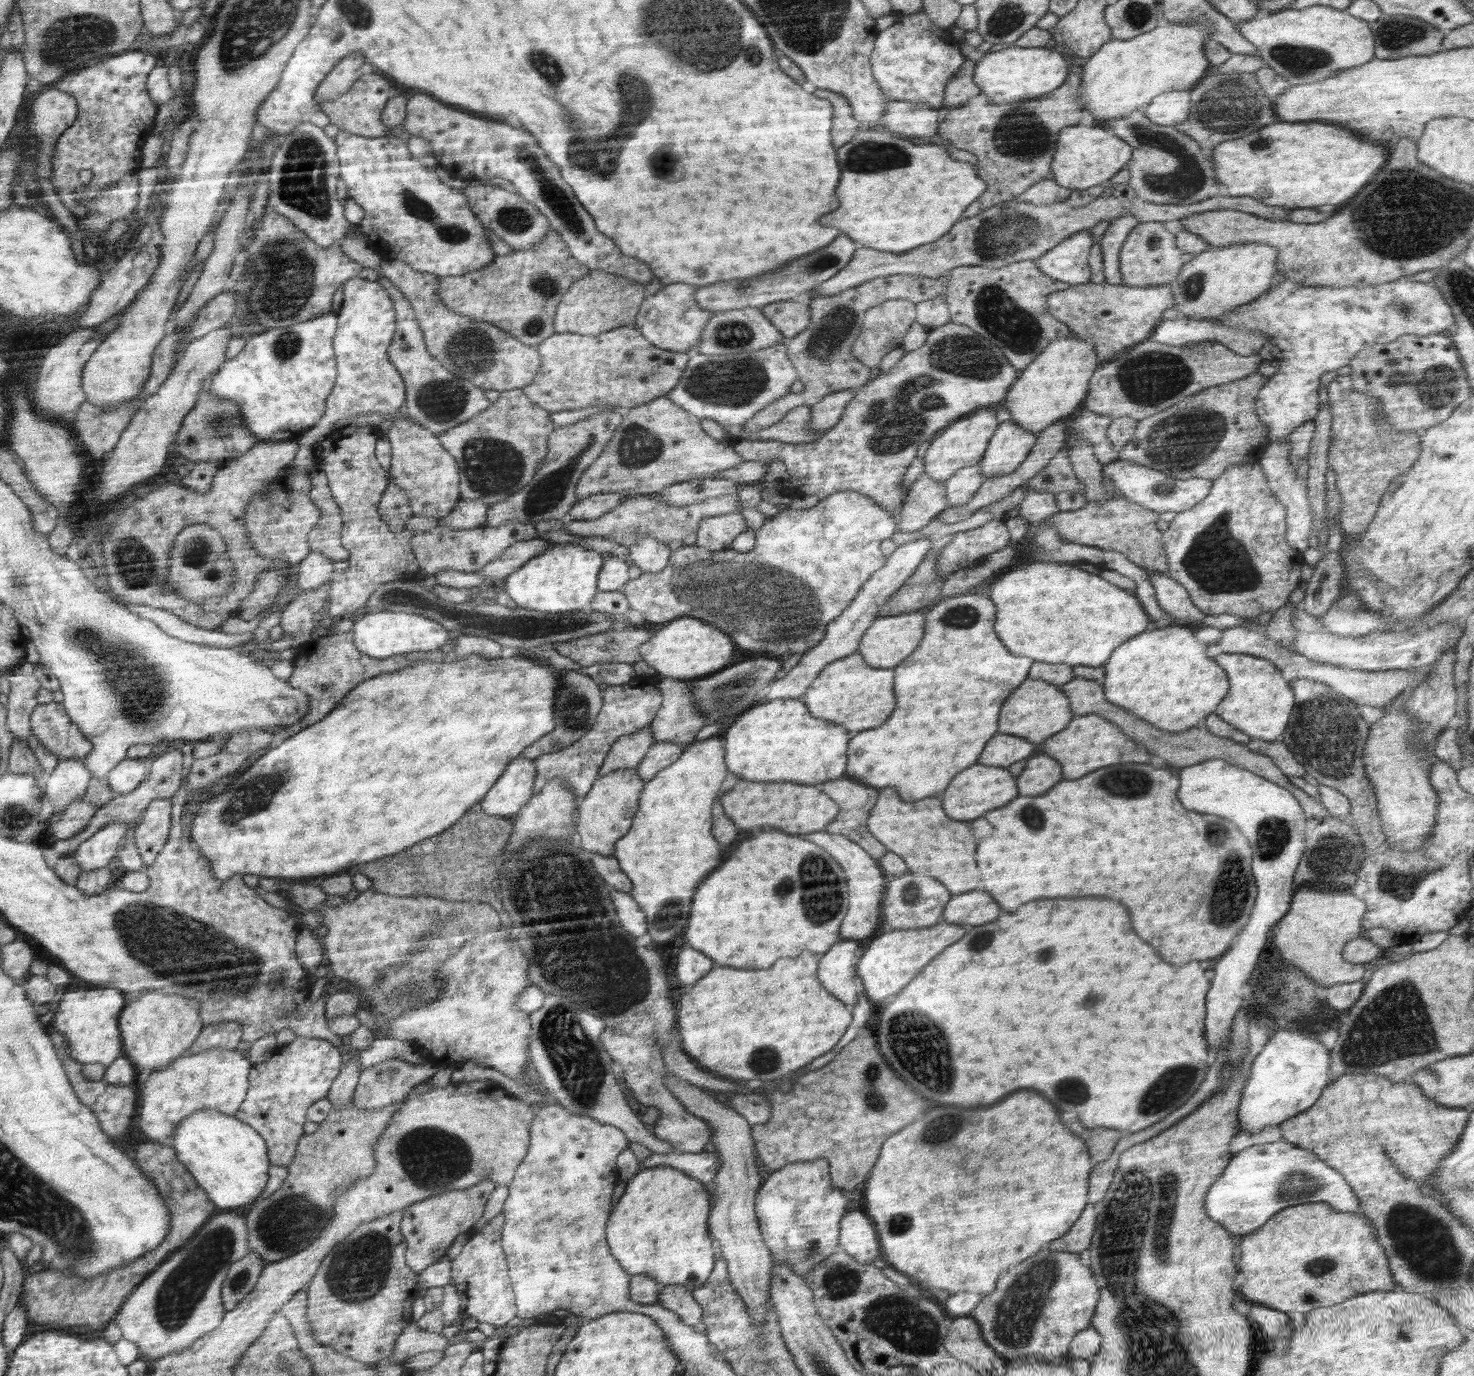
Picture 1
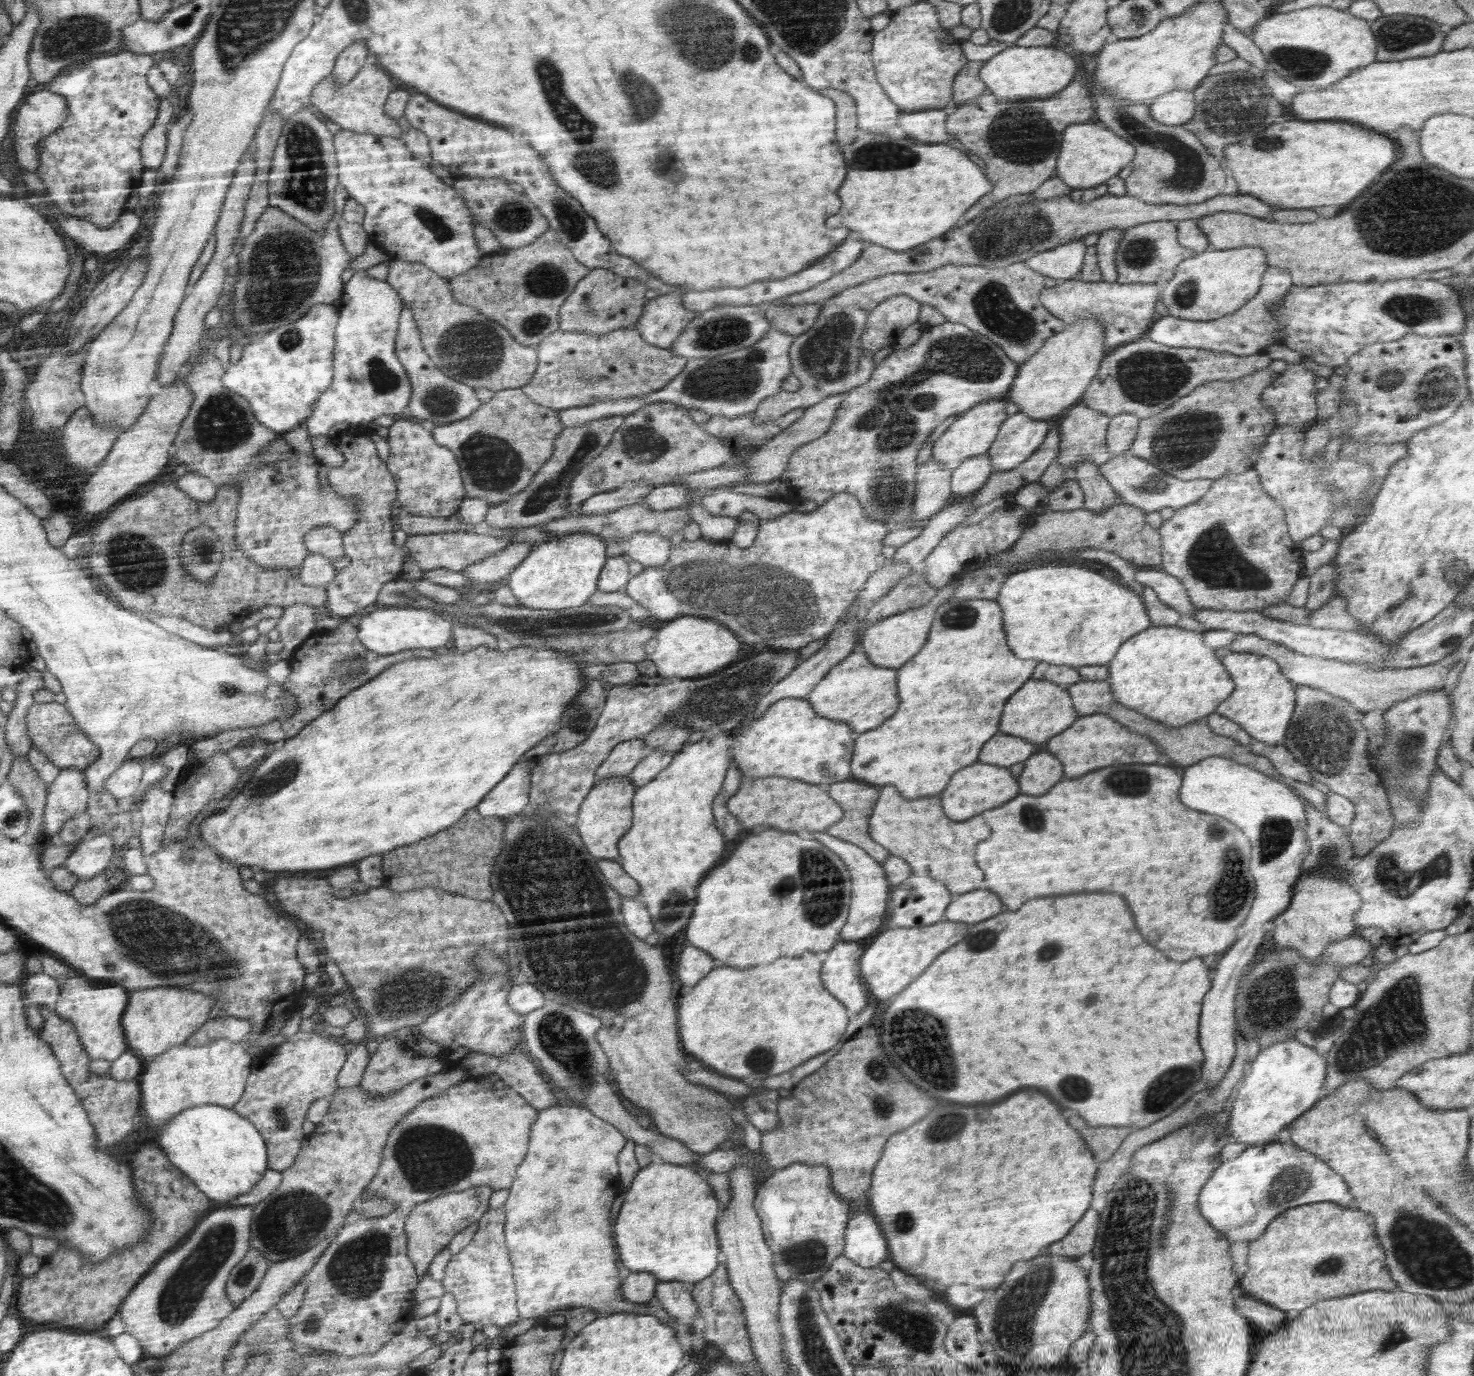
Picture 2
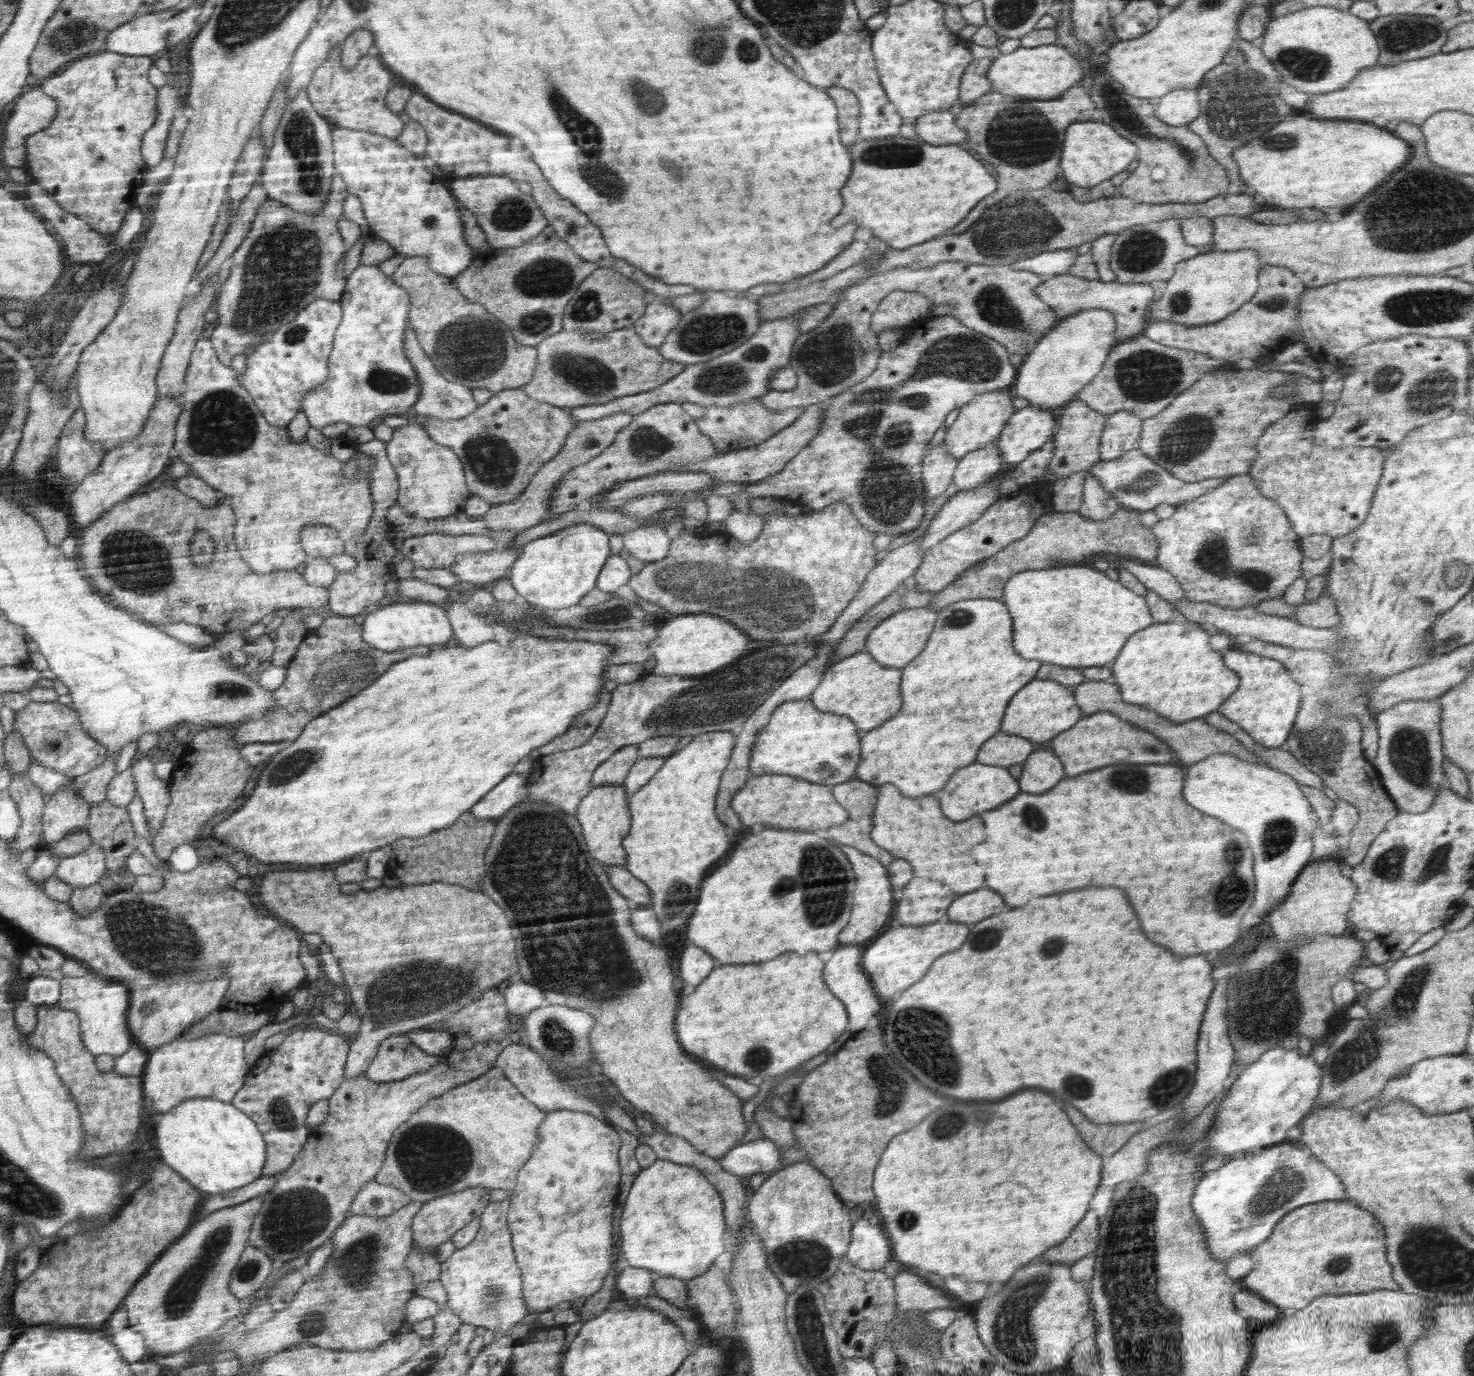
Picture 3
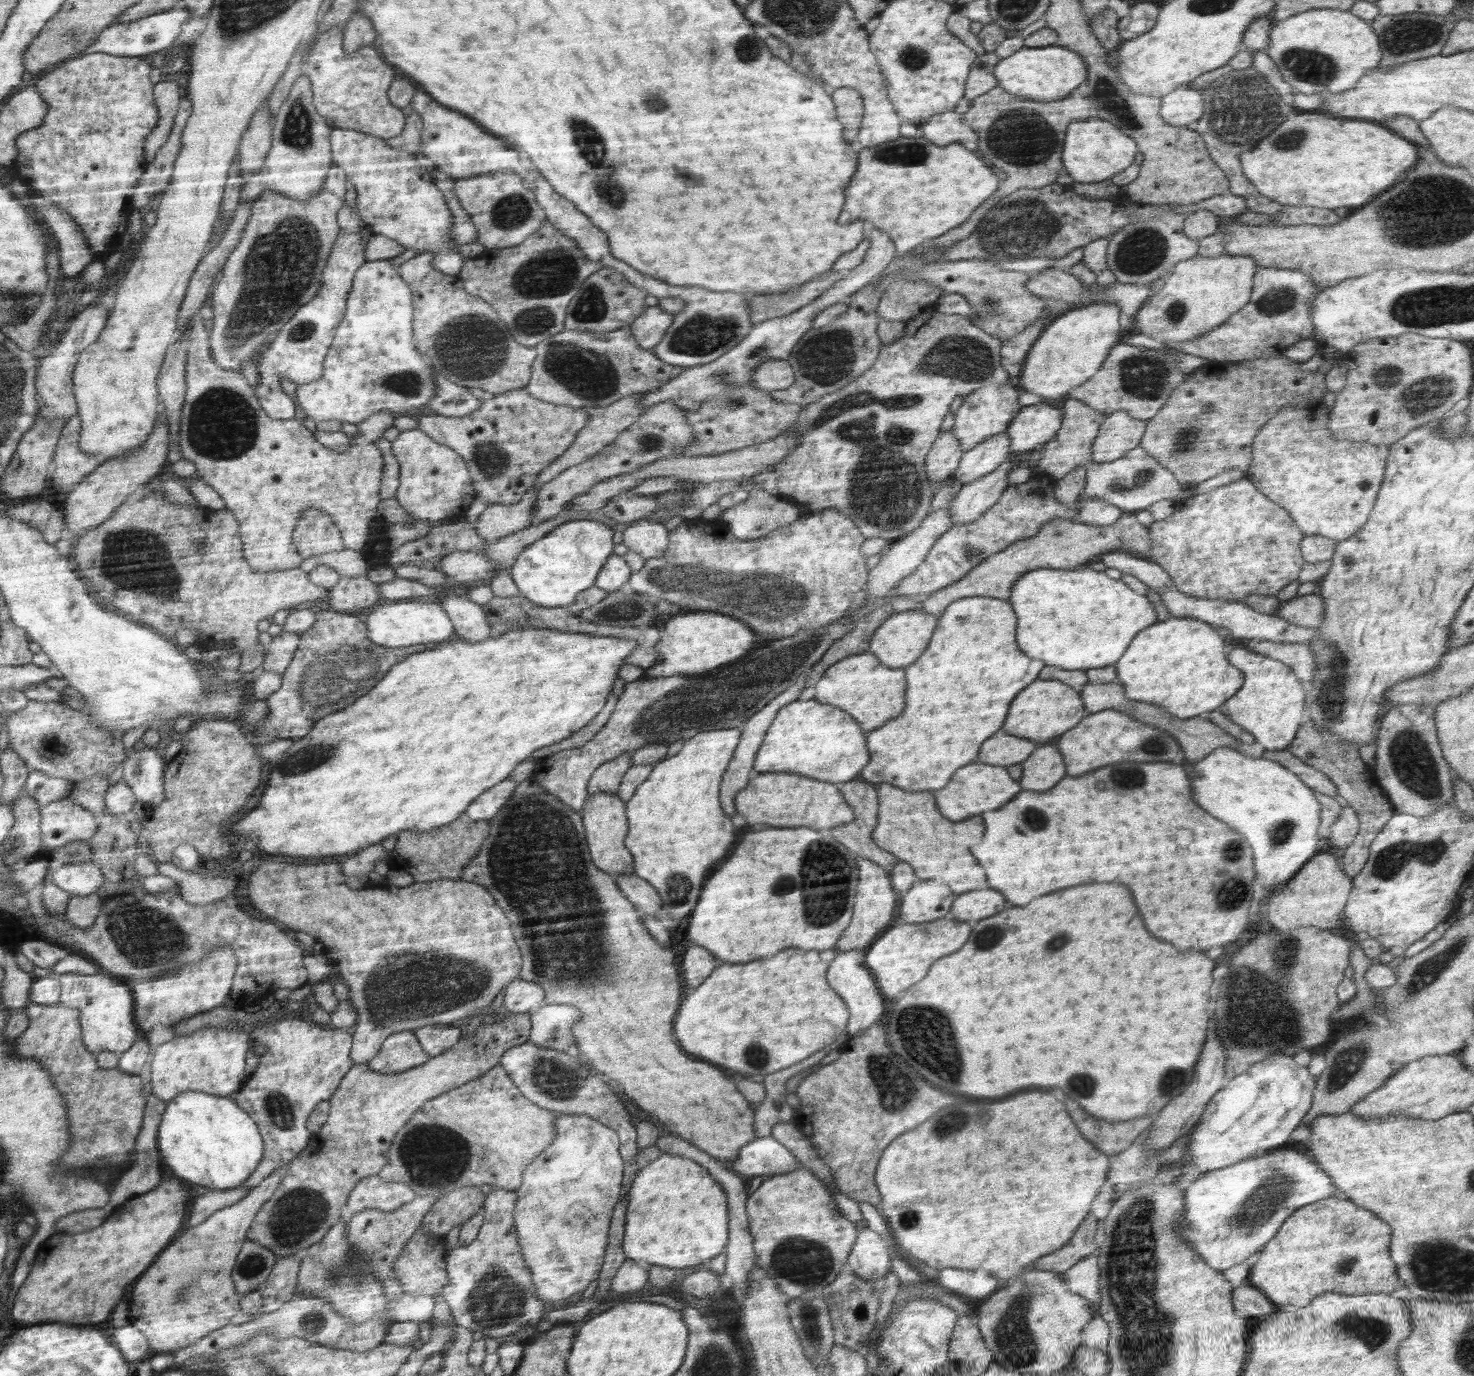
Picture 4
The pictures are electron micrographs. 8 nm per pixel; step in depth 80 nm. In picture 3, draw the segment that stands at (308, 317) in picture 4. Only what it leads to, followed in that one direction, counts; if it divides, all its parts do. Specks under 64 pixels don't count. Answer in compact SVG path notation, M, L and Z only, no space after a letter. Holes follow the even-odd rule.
M319 298L304 308L304 314L300 314L300 318L295 318L292 322L280 326L279 329L276 329L276 334L272 334L268 339L268 342L261 342L260 346L256 346L252 351L252 354L247 354L246 369L237 374L237 380L255 400L255 405L262 411L263 417L274 426L287 426L295 414L303 410L304 395L327 381L328 359L333 349L334 335L340 324L341 316L342 305L339 300L332 302Z

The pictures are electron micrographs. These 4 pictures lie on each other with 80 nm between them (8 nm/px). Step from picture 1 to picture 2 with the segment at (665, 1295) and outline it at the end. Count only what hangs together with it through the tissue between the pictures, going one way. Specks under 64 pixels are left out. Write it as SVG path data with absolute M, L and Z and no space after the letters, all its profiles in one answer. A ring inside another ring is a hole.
M660 1281L655 1289L655 1302L667 1310L682 1327L691 1326L699 1308L692 1298L689 1285L680 1281Z

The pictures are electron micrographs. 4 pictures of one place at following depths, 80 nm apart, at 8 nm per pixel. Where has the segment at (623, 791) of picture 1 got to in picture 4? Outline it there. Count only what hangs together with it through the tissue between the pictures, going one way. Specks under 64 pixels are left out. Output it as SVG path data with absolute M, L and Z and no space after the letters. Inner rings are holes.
M601 792L587 797L582 810L586 830L587 846L590 848L591 859L599 870L618 875L635 873L634 855L626 847L627 833L630 823L627 817L626 803L616 793Z

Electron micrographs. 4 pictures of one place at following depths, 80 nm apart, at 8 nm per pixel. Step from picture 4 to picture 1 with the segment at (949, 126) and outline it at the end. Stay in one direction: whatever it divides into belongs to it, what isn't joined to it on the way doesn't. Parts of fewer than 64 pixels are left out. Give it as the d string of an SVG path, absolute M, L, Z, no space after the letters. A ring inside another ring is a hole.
M888 99L885 112L880 125L897 136L930 138L940 130L938 109L924 103Z

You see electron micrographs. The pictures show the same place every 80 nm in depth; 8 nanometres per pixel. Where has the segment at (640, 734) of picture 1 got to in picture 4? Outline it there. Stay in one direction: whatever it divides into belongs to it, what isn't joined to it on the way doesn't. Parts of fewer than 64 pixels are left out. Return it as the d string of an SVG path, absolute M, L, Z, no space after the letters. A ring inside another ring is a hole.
M624 753L623 756L616 757L614 760L600 765L595 770L594 776L587 786L589 794L601 792L616 793L618 786L622 784L624 774L627 774L626 770L633 766L633 762L630 762L630 757L630 753Z

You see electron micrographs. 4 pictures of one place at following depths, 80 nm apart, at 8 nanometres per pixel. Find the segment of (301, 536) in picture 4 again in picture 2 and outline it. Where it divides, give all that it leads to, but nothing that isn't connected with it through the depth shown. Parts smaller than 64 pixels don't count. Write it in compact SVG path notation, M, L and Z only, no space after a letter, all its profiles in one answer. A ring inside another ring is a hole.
M320 525L308 532L303 539L309 554L321 554L336 560L345 556L341 537L332 526Z

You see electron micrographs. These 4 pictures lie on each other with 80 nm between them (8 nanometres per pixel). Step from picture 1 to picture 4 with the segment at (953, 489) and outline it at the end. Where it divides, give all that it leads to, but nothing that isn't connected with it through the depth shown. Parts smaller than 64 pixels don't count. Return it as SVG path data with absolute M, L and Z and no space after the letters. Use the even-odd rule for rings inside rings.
M1007 430L995 434L962 455L953 477L960 484L970 484L996 470L1009 458L1010 451L1011 444Z

